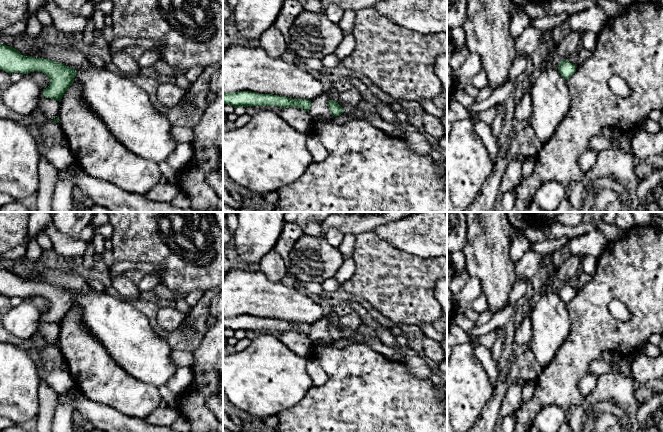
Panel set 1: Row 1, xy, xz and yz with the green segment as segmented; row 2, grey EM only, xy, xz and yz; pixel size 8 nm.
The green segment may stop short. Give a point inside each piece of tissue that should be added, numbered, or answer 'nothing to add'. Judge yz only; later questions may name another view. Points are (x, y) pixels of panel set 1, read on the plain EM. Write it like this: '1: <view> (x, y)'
nothing to add

